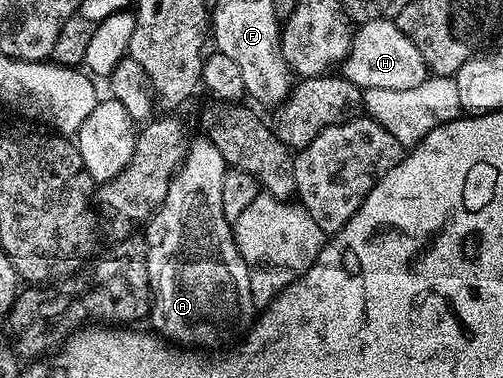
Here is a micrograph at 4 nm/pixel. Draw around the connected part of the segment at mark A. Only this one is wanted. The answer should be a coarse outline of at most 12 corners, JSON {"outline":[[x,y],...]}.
{"outline":[[191,139],[145,225],[148,323],[214,350],[256,319],[224,218],[227,169]]}

